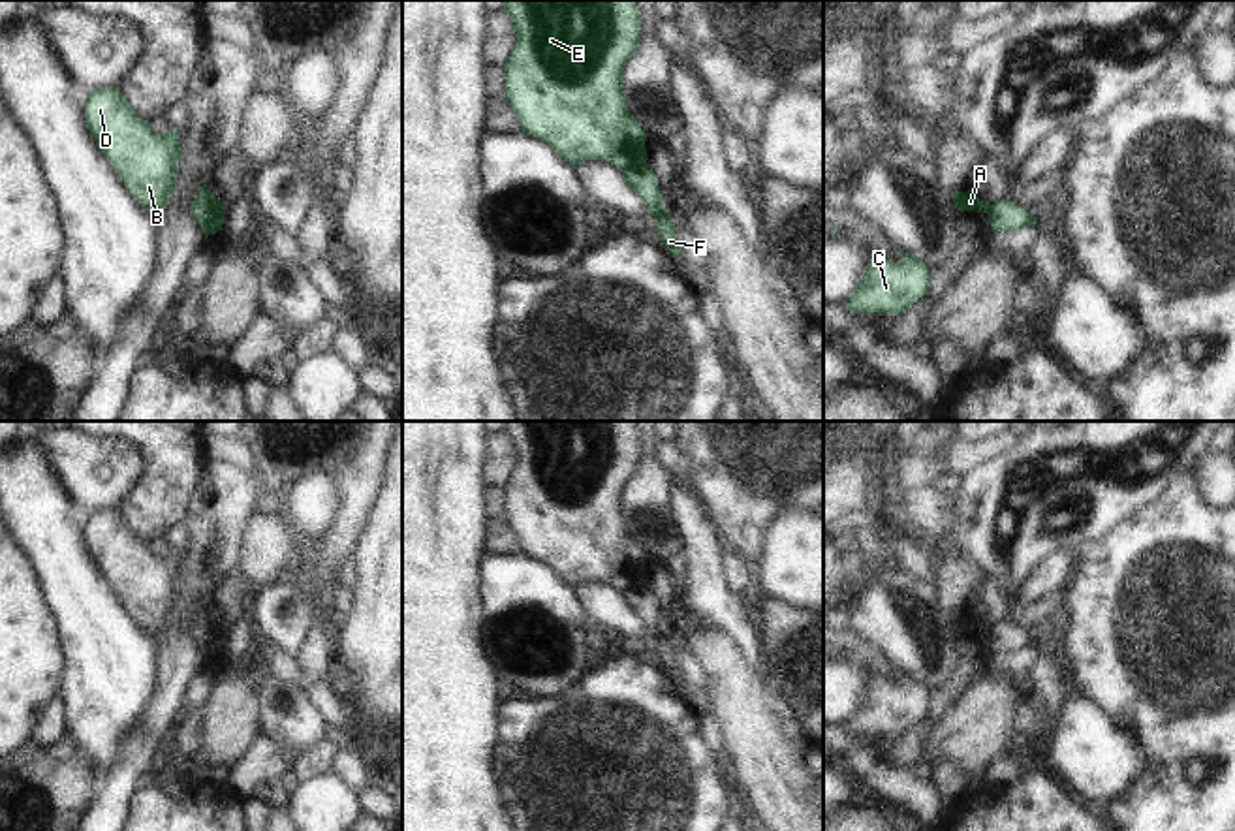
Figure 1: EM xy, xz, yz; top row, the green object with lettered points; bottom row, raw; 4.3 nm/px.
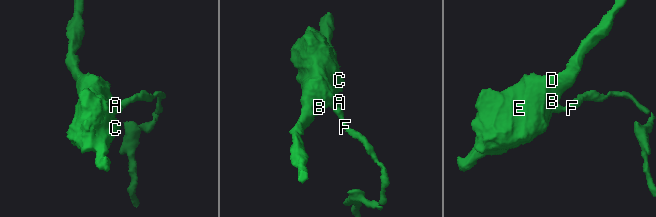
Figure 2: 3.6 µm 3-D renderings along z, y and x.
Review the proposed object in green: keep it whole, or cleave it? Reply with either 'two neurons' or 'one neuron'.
two neurons

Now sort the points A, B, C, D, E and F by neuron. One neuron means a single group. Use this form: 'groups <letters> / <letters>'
groups A B C D E / F

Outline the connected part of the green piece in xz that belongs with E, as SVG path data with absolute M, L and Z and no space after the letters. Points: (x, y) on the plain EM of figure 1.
M506 421L517 463L502 487L506 519L521 553L551 566L568 585L602 581L615 588L647 587L647 557L626 530L624 489L635 476L641 434L633 421Z

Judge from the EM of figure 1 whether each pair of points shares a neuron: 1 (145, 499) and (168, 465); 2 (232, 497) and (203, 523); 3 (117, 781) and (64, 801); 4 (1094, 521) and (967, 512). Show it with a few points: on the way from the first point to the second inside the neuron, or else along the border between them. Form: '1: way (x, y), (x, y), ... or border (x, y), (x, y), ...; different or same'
1: way (153, 491), (168, 472); same
2: way (224, 504), (211, 517); same
3: border (96, 786), (93, 803), (85, 811); different
4: way (1059, 536), (1040, 536), (1010, 566), (991, 548); same

